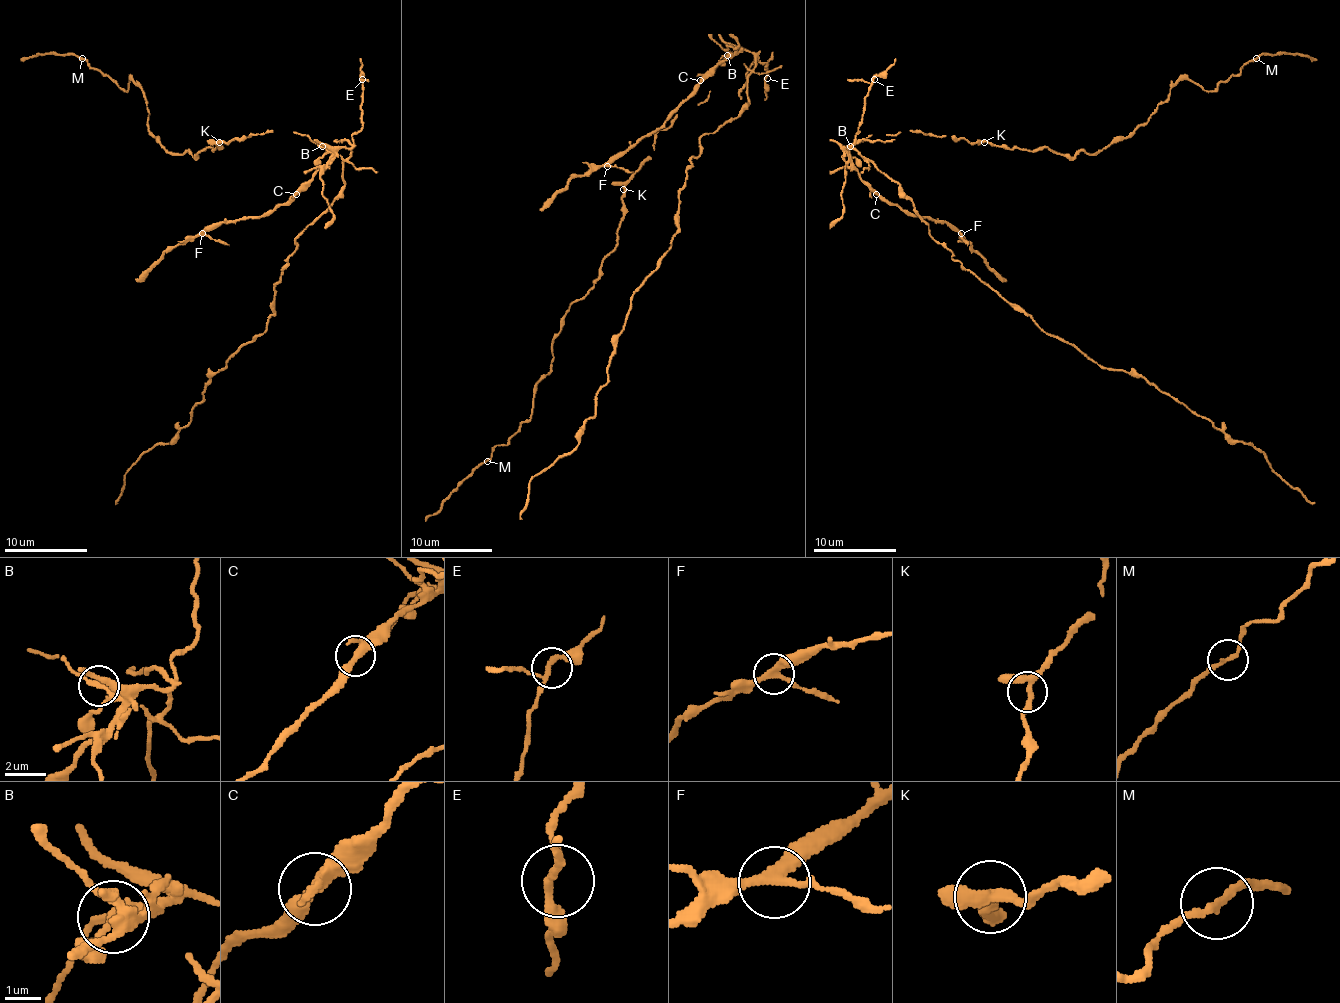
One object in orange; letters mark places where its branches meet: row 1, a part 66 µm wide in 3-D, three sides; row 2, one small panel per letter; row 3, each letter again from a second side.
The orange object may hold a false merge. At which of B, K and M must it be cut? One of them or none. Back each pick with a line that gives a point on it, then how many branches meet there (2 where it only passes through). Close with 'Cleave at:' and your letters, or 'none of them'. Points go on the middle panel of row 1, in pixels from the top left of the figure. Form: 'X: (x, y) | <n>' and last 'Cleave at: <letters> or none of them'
B: (727, 55) | 3
Cleave at: B

